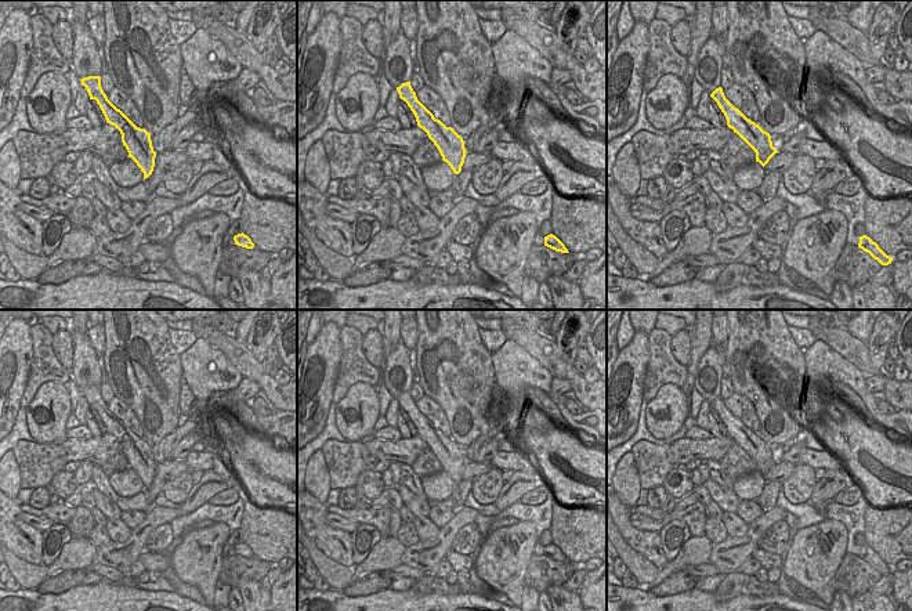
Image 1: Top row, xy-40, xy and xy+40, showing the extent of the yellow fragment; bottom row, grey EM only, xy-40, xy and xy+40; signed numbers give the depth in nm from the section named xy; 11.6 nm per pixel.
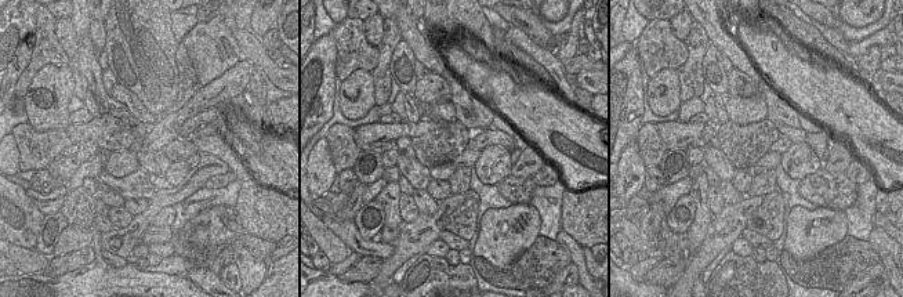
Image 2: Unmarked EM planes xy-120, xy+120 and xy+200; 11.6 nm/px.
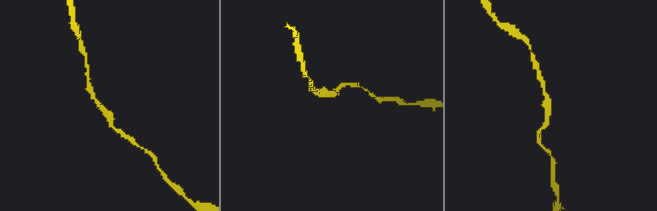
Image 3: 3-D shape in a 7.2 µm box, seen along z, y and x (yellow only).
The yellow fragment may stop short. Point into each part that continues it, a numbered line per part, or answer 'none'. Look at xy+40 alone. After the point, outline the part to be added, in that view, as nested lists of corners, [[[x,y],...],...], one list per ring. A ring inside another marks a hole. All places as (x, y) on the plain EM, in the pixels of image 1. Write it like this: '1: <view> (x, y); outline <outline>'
none

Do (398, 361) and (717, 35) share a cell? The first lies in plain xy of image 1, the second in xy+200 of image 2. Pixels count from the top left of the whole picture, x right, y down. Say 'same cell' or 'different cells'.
different cells

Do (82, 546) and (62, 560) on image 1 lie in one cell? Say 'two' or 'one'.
one

